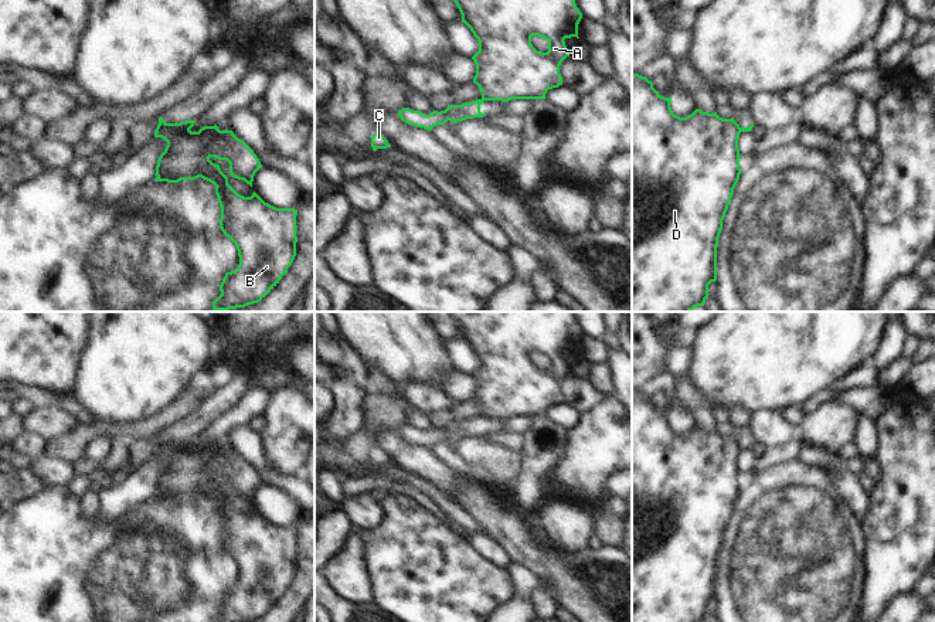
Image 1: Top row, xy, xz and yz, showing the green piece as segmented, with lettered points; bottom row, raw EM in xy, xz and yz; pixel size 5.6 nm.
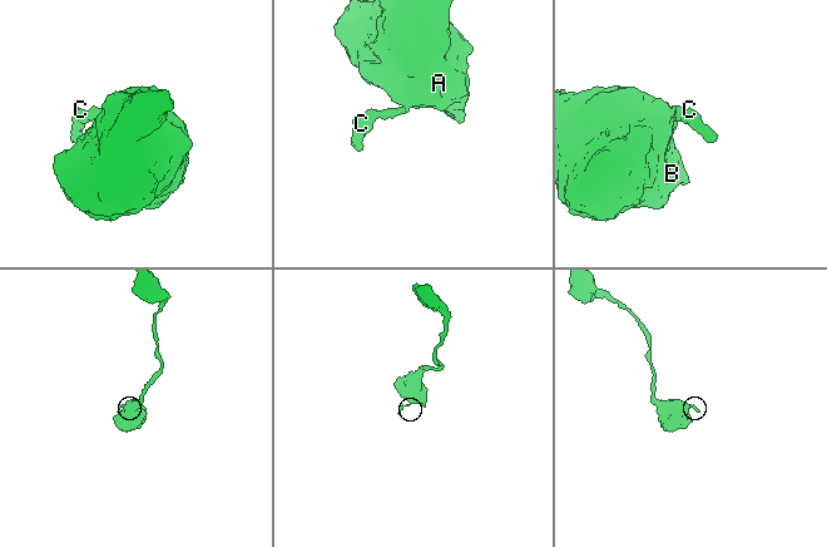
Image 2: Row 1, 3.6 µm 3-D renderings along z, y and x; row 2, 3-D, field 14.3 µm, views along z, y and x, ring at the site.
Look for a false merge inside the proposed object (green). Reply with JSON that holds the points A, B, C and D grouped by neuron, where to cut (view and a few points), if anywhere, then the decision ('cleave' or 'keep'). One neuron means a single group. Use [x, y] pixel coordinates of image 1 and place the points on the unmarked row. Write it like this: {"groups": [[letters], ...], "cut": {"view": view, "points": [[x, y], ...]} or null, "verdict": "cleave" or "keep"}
{"groups": [["A", "B", "D"], ["C"]], "cut": {"view": "xy", "points": [[167, 441], [156, 448]]}, "verdict": "cleave"}

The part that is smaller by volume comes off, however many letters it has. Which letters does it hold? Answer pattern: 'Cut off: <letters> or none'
Cut off: C

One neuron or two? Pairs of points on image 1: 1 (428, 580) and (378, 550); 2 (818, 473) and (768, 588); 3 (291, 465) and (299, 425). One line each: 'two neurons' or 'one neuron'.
1: one neuron
2: one neuron
3: one neuron

